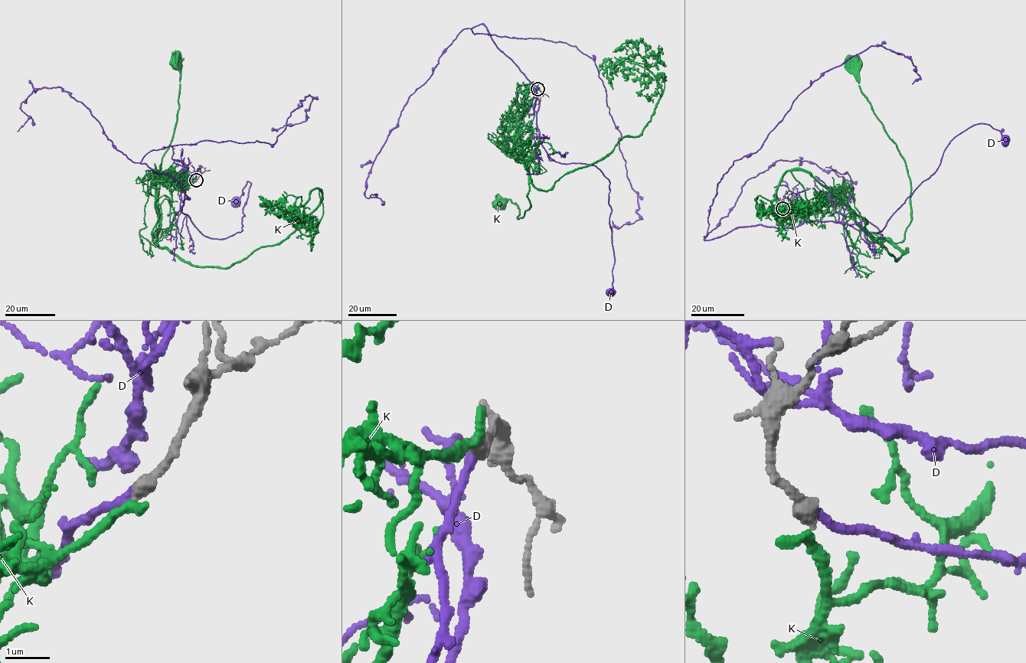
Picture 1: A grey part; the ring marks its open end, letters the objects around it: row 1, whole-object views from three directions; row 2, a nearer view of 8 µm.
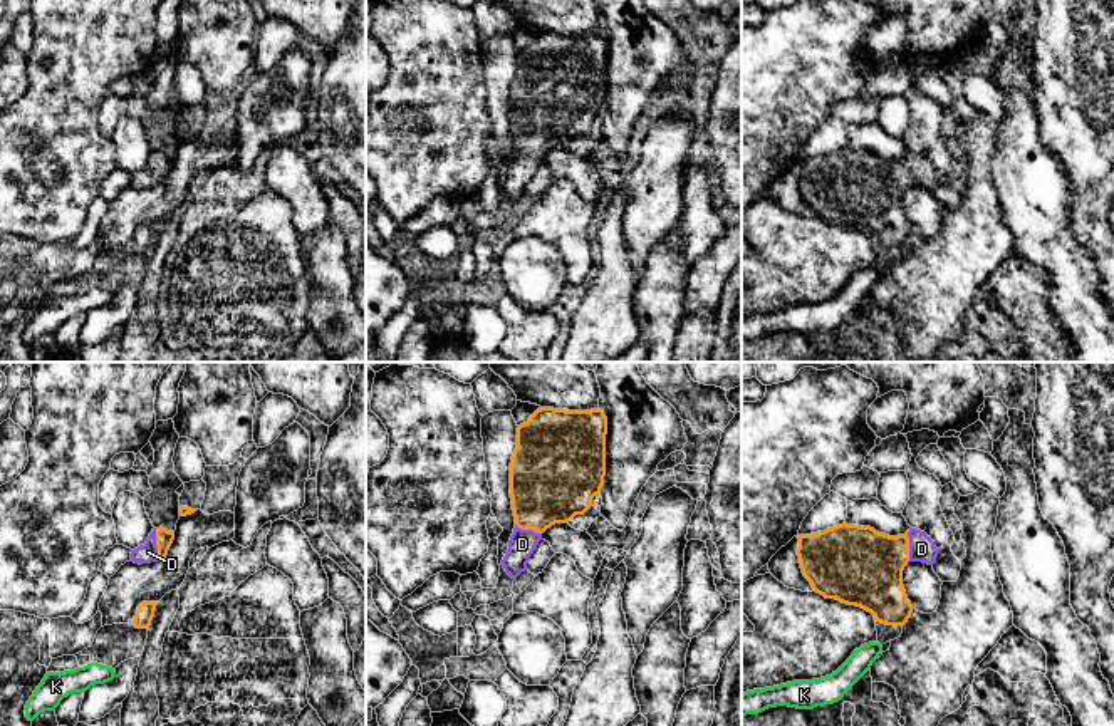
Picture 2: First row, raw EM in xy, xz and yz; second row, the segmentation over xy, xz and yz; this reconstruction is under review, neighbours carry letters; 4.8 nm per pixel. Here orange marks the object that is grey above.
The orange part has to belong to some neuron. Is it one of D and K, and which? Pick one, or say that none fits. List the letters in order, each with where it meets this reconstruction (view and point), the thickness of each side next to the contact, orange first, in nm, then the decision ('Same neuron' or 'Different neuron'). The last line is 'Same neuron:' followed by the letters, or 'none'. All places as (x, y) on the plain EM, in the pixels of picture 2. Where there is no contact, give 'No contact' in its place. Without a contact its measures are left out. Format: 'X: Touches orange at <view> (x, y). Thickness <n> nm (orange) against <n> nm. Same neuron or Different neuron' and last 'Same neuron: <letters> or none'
D: Touches orange at xy (156, 168). Thickness 80 nm (orange) against 90 nm. Same neuron
K: No contact. Different neuron
Same neuron: D

